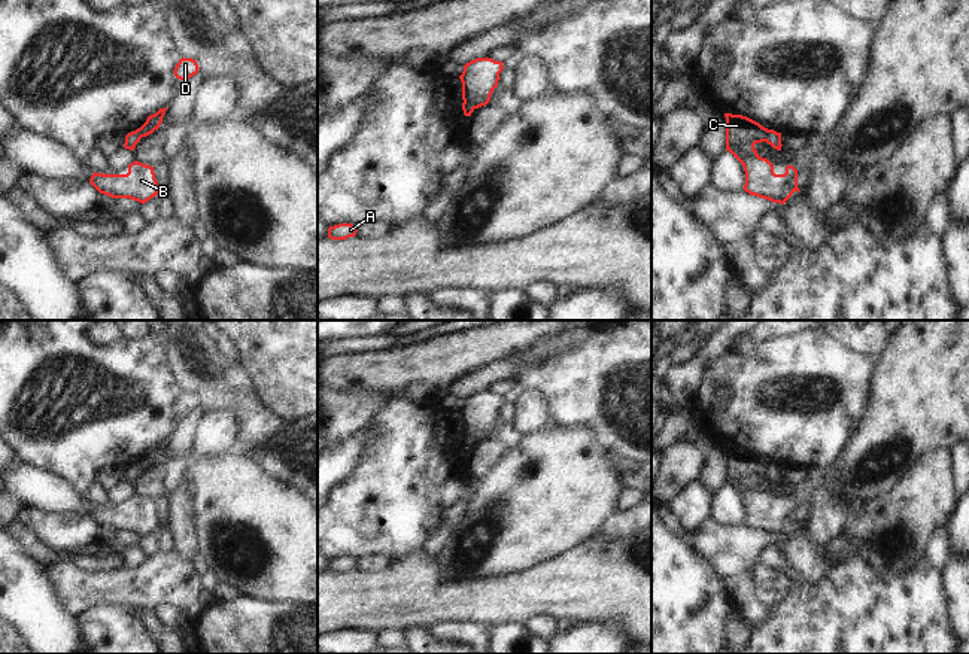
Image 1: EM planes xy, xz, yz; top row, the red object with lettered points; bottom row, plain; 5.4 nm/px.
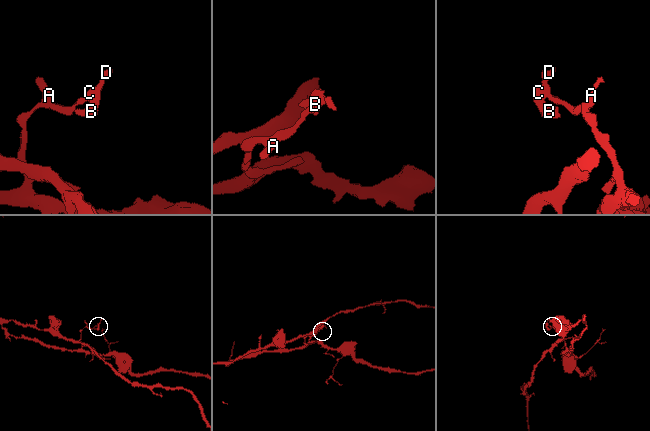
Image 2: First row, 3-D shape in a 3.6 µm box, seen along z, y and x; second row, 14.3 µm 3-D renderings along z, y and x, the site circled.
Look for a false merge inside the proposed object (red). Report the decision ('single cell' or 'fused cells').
fused cells

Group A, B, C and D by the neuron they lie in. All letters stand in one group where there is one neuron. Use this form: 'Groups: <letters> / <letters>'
Groups: A / B C D

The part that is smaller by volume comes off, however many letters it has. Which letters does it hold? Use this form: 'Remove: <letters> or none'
Remove: B, C, D

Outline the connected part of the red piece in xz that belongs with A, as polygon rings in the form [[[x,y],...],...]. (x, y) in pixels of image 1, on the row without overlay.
[[[338,557],[328,562],[328,571],[331,574],[346,574],[349,571],[355,571],[358,565],[356,559],[352,557]]]

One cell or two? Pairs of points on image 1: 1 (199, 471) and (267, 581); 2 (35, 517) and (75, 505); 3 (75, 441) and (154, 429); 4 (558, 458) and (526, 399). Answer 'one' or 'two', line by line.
1: one
2: two
3: one
4: two

